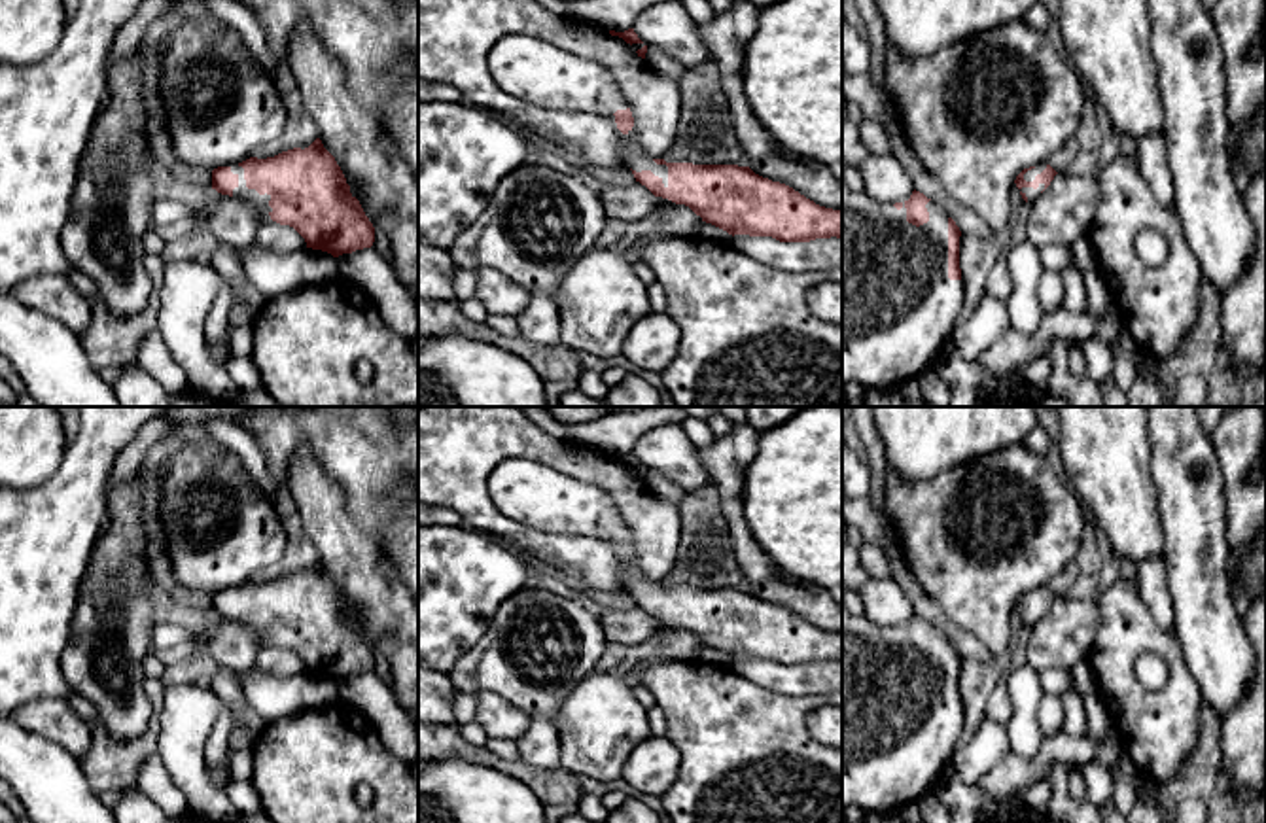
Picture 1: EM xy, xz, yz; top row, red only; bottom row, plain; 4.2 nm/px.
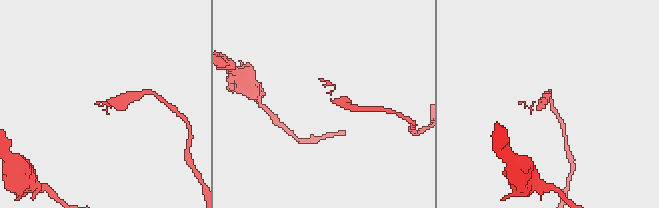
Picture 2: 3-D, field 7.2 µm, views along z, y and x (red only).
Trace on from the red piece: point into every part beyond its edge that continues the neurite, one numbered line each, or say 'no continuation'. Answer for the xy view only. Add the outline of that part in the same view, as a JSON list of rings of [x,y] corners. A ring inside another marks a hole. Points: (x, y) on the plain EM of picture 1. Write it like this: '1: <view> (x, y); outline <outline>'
1: xy (250, 619); outline [[[238,588],[231,590],[231,596],[238,600],[238,609],[233,613],[233,621],[238,621],[250,628],[254,628],[261,636],[263,647],[271,647],[271,636],[273,632],[269,630],[271,619],[259,619],[255,613],[246,611],[244,604],[244,592]]]

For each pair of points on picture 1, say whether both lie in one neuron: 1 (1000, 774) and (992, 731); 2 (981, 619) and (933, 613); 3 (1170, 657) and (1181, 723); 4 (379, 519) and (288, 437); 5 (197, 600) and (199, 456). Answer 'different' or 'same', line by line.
1: different
2: different
3: same
4: same
5: different

